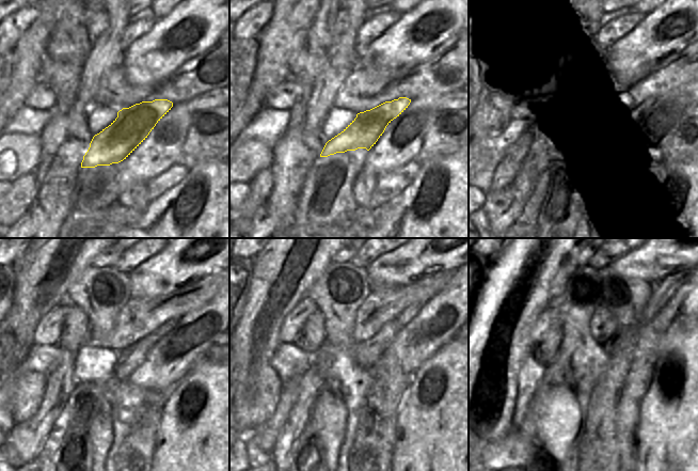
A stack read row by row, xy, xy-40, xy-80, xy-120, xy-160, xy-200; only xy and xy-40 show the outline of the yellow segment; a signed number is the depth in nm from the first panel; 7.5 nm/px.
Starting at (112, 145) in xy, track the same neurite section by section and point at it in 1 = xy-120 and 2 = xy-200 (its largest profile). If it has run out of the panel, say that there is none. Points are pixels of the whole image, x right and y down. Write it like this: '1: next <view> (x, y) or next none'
1: next xy-120 (128, 360)
2: next xy-200 (670, 283)

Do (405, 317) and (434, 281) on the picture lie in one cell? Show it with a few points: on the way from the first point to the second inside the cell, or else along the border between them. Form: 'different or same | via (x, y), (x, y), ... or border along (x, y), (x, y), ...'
same | via (414, 309), (430, 295), (431, 291)

